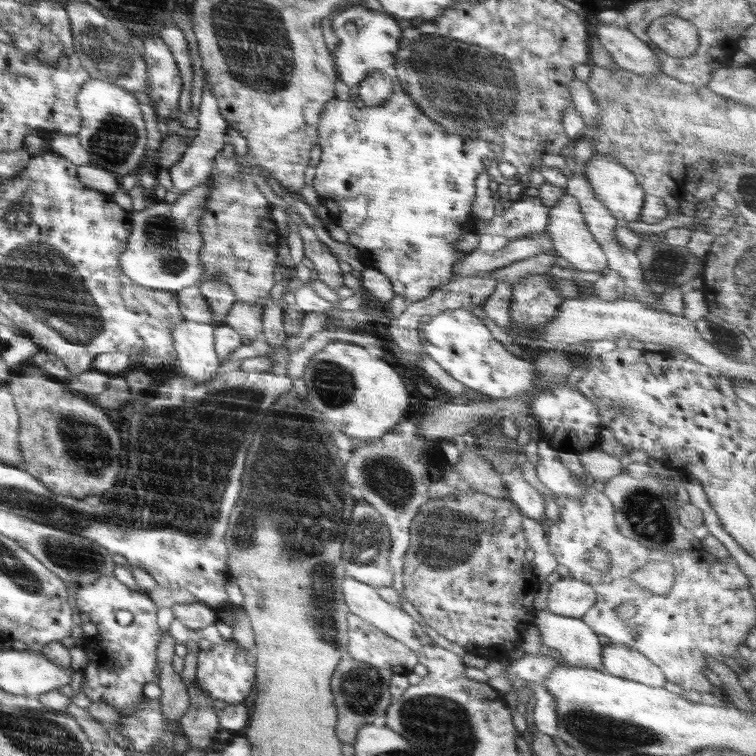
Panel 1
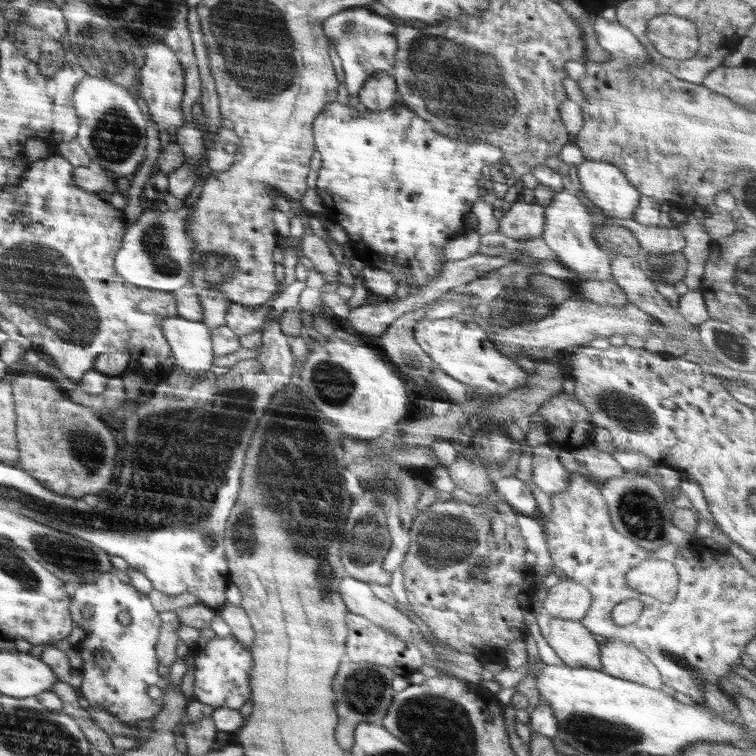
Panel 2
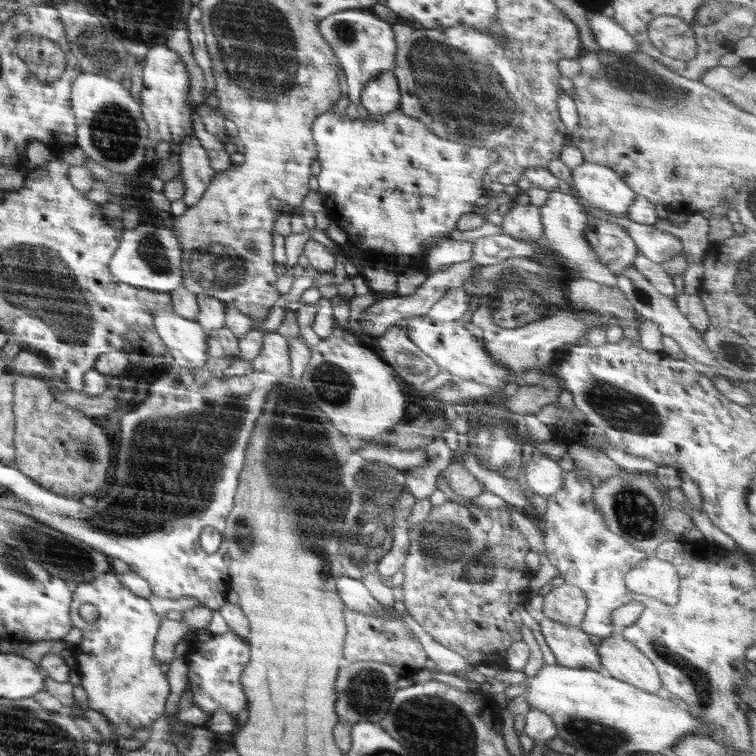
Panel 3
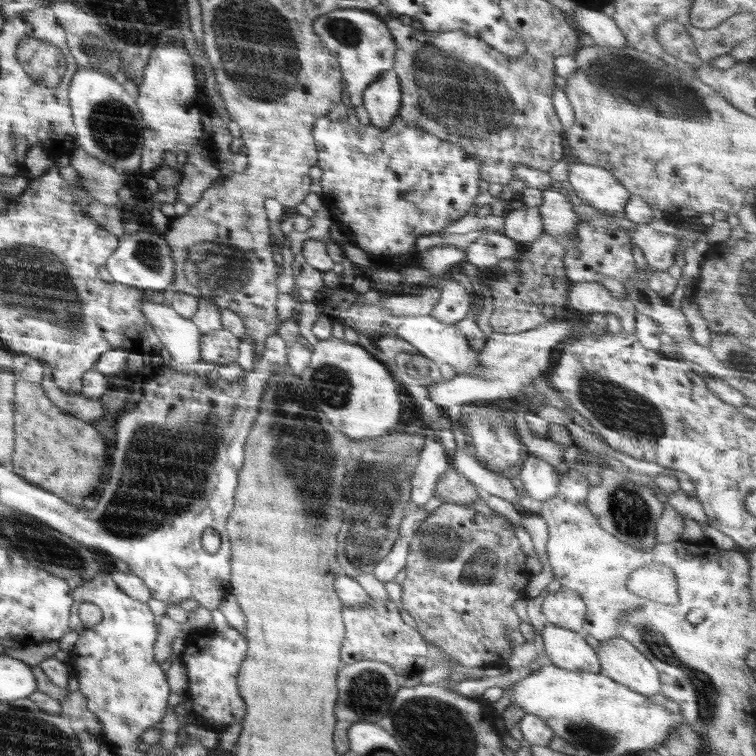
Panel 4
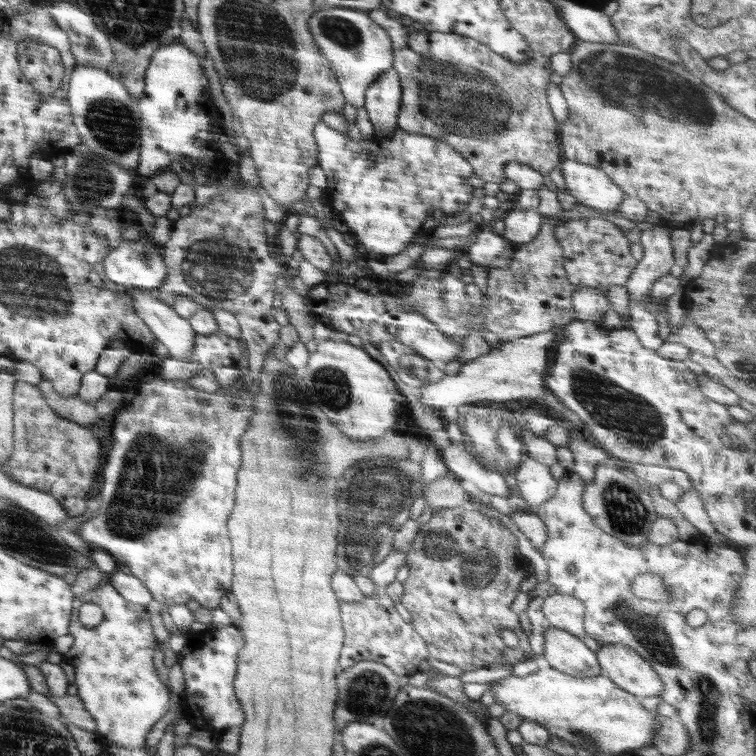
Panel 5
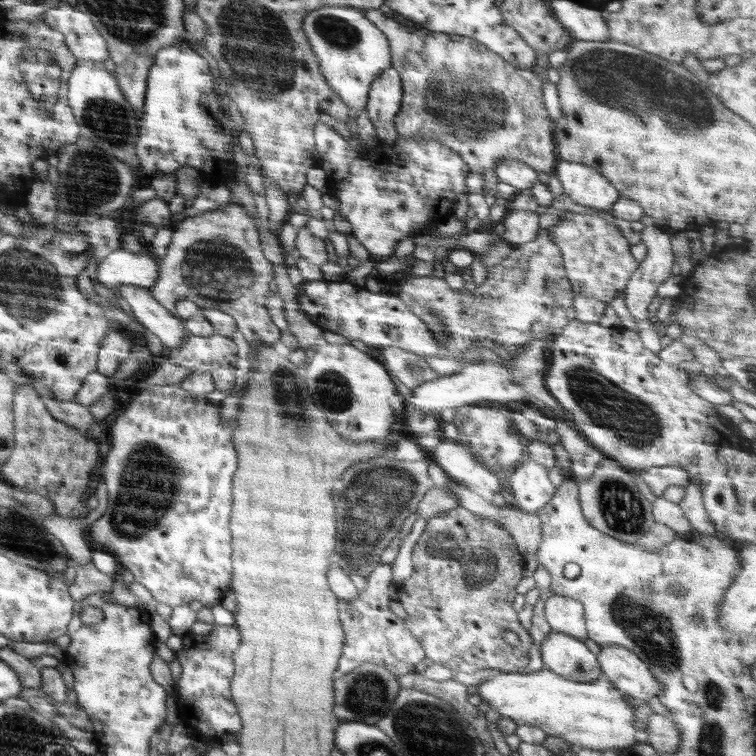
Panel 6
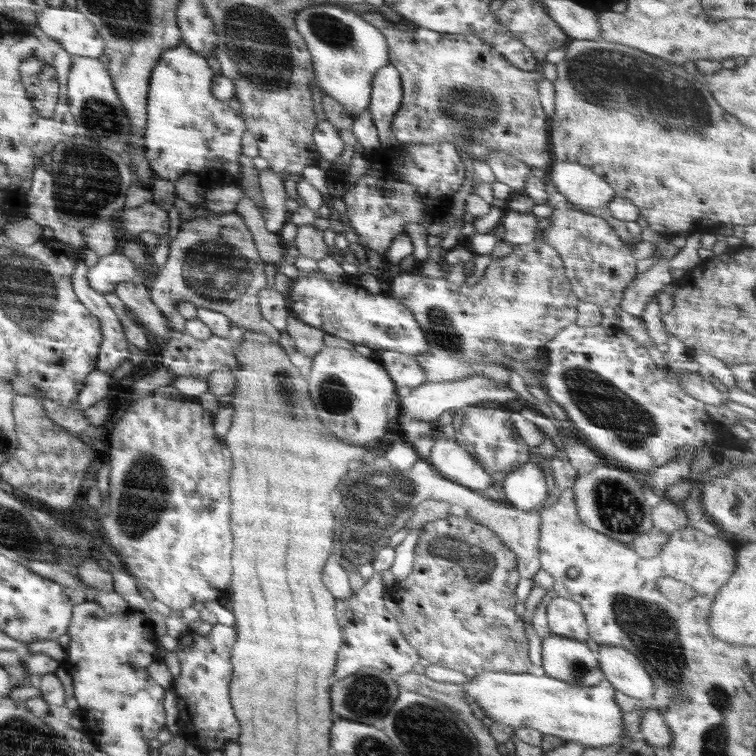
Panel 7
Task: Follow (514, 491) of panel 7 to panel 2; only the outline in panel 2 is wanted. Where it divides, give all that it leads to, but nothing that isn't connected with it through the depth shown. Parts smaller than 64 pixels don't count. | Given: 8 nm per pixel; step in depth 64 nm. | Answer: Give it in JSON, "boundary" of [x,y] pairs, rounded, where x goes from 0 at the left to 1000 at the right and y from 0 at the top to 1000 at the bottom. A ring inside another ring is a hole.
{"boundary":[[[714,587],[705,594],[704,634],[714,648],[725,655],[746,651],[754,638],[754,624],[738,608],[729,587]]]}

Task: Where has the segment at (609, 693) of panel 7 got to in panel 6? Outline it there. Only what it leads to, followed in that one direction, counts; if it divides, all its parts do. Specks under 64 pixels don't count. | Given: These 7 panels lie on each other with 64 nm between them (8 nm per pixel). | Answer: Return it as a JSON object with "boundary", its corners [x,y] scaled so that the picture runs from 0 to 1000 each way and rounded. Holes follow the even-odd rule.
{"boundary":[[[725,884],[701,892],[663,889],[630,906],[627,926],[642,926],[663,948],[672,948],[684,959],[714,962],[726,972],[749,978],[765,991],[816,995],[845,981],[841,976],[847,968],[847,960],[841,959],[841,935],[833,931],[828,918],[800,896],[788,901],[762,902]]]}

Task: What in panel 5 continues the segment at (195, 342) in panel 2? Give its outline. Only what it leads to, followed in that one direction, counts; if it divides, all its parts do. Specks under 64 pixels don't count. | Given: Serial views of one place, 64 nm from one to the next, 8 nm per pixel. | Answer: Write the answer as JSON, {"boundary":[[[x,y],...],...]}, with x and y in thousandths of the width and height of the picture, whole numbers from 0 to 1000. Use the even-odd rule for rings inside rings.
{"boundary":[[[169,380],[167,385],[175,390],[181,417],[204,440],[209,452],[224,462],[225,471],[233,476],[249,478],[261,443],[250,422],[235,417],[224,399],[214,399],[197,384]]]}

